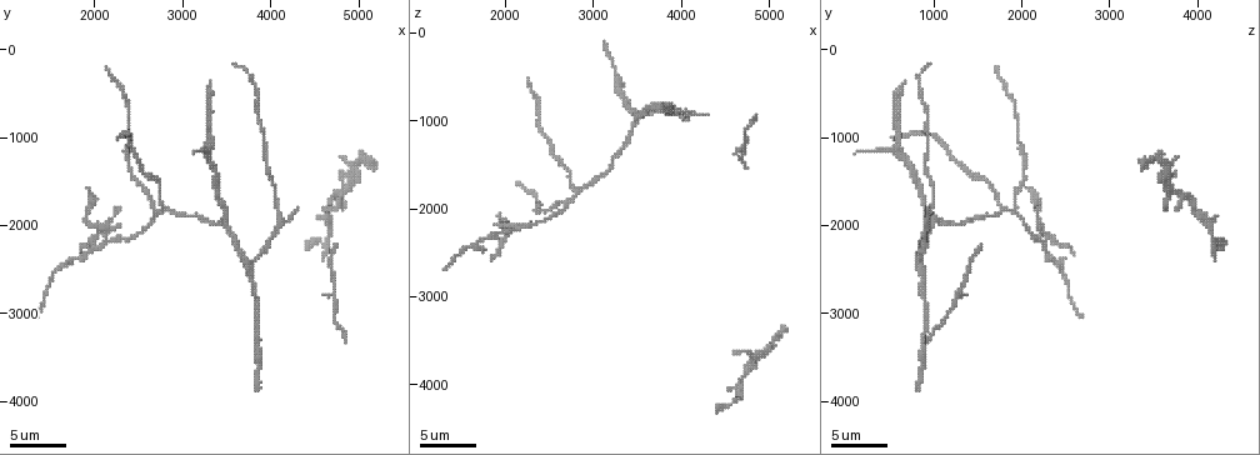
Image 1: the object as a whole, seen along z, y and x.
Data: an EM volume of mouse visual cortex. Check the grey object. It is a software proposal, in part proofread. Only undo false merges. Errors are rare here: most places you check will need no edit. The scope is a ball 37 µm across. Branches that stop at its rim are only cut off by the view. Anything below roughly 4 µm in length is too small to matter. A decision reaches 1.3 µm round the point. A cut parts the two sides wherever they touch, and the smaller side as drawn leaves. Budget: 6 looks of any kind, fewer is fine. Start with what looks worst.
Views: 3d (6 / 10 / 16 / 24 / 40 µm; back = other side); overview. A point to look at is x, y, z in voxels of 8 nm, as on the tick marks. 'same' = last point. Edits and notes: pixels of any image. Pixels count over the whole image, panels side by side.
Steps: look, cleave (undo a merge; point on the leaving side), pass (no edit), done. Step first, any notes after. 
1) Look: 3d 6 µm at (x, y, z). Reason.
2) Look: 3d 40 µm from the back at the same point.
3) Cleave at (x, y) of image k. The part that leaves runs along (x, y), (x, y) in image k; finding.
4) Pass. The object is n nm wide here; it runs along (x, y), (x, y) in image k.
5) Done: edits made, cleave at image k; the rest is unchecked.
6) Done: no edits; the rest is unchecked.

Look: 3d 10 µm at (2800, 1850, 1800). A fork.

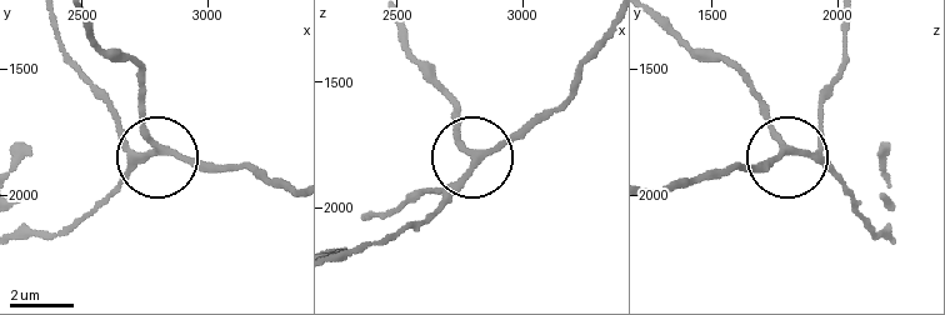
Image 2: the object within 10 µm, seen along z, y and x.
Pass. The object is 180 nm wide here; it runs along (656, 193), (761, 165), (784, 149), (749, 90) in image 2; one neuron here.

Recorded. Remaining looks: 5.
Look: 3d 10 µm at (3750, 2450, 850). Arms part here.

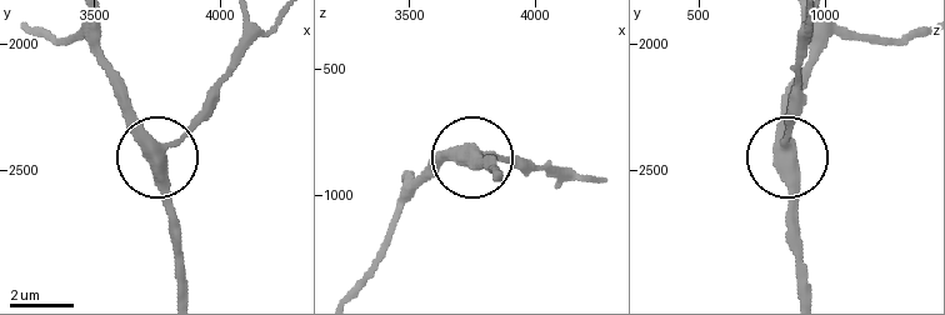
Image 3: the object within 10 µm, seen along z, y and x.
Look: 3d 6 µm at (3730, 2430, 860).

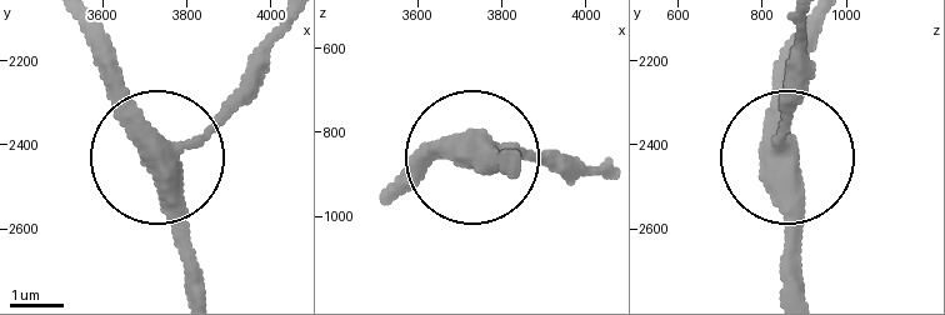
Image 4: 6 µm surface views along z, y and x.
Pass. It runs along (293, 26), (163, 160), (185, 290) in image 4; continuous, no second neuron.

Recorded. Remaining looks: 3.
Look: 3d 10 µm at (3500, 1950, 1050).

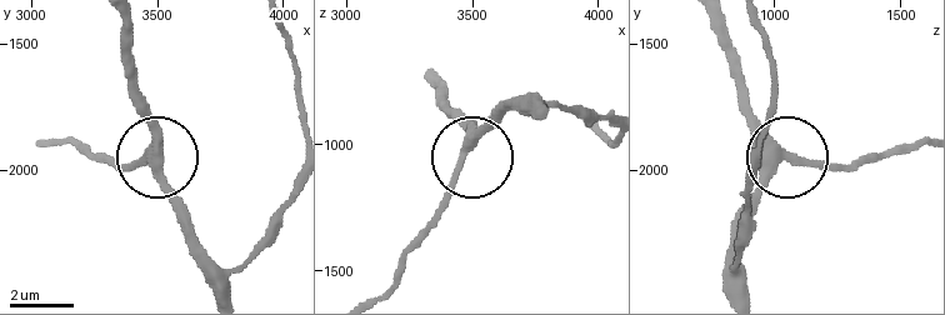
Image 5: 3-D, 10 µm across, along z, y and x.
Pass. The object is 340 nm wide here; it runs along (288, 208), (240, 264), (215, 264), (164, 175), (145, 98) in image 5; one neuron here.

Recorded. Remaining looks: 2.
Done: no edits; the rest is unchecked.

